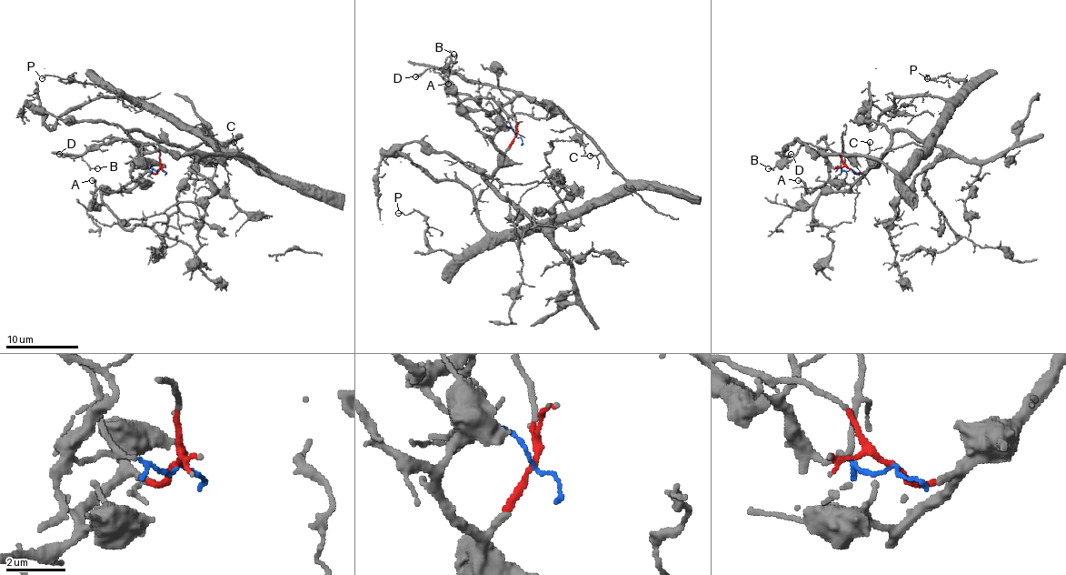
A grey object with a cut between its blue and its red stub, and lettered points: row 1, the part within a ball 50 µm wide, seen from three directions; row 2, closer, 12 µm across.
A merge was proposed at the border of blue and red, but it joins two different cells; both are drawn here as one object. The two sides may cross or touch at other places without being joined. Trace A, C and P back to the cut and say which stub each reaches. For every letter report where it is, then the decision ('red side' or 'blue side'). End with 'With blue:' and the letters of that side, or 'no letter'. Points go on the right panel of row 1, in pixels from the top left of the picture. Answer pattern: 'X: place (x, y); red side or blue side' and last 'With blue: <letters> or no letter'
A: place (798, 180); blue side
C: place (870, 142); blue side
P: place (927, 78); blue side
With blue: A, C, P

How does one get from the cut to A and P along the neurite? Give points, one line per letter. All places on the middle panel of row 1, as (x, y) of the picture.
A: (516, 136), (513, 130), (500, 126), (469, 95), (454, 94), (447, 85)
P: (516, 136), (491, 119), (505, 105), (554, 105), (625, 183), (460, 255), (433, 249), (418, 211), (398, 213)

